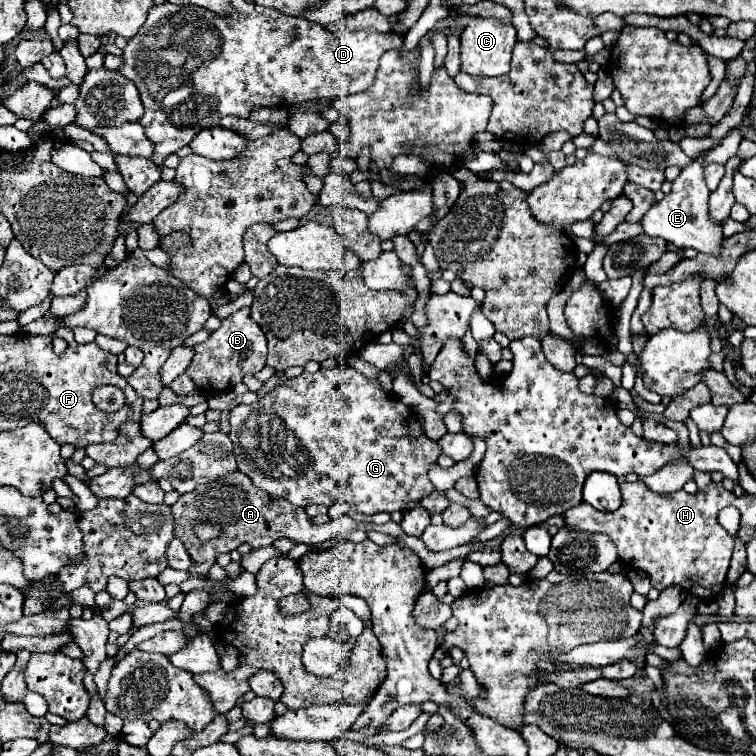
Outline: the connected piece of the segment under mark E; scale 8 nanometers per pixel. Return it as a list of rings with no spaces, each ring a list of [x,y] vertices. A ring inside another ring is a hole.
[[[693,159],[693,163],[687,169],[683,169],[679,177],[673,181],[671,191],[641,217],[639,223],[643,227],[643,233],[651,237],[661,237],[681,249],[693,247],[701,253],[719,253],[723,233],[721,233],[721,225],[711,225],[711,219],[707,217],[707,197],[709,197],[709,189],[703,181],[701,161]]]

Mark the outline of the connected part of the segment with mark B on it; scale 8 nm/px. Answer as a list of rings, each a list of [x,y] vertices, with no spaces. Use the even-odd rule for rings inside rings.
[[[249,307],[223,319],[221,327],[205,341],[195,347],[195,357],[187,367],[187,375],[195,381],[197,389],[213,394],[216,391],[229,391],[233,385],[241,383],[245,375],[255,375],[265,367],[267,359],[267,339],[261,327],[249,317]]]

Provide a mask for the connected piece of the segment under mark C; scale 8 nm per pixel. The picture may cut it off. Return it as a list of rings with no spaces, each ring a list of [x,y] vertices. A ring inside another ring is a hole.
[[[469,19],[469,25],[461,33],[461,71],[469,75],[503,75],[509,71],[511,49],[517,43],[517,31],[511,23],[497,19]]]

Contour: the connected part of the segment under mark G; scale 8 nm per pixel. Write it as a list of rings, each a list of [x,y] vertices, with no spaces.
[[[335,365],[331,369],[321,367],[317,373],[303,371],[297,379],[275,387],[257,403],[237,405],[229,413],[229,437],[235,445],[237,467],[269,495],[287,499],[295,507],[311,503],[329,507],[335,501],[345,501],[365,515],[381,511],[393,513],[403,511],[407,503],[435,491],[427,479],[427,467],[437,461],[441,449],[435,441],[425,437],[417,421],[419,417],[411,413],[413,409],[403,405],[395,395],[385,393],[375,379],[367,379],[353,367]]]

